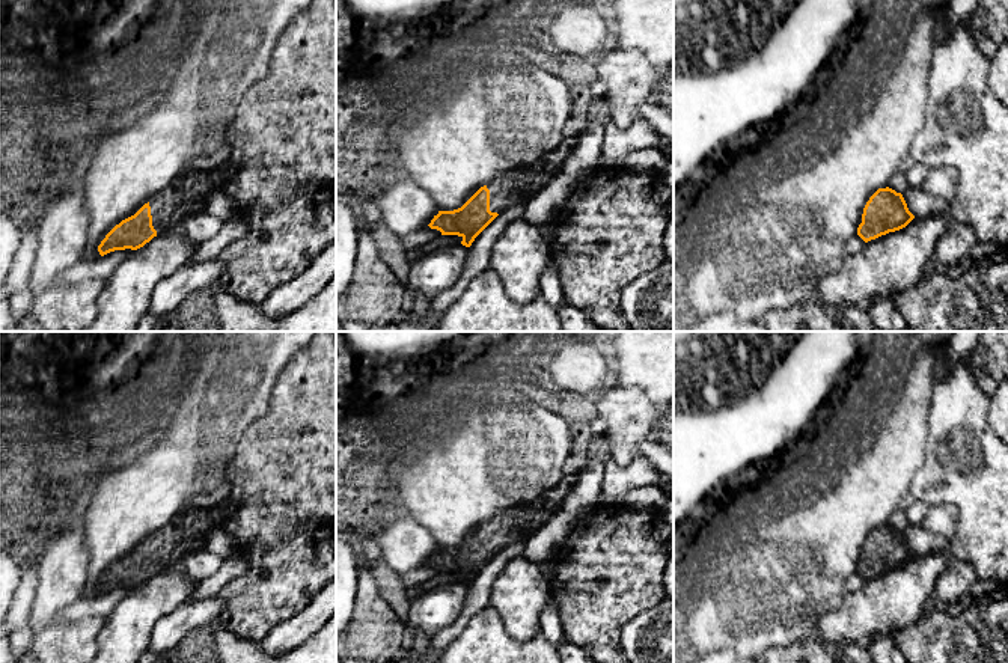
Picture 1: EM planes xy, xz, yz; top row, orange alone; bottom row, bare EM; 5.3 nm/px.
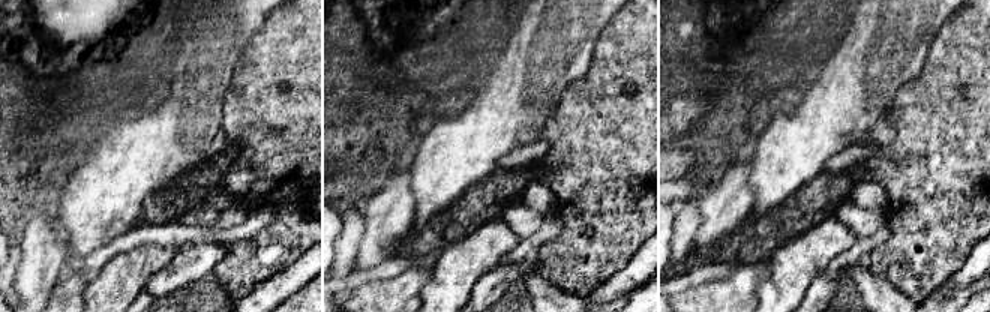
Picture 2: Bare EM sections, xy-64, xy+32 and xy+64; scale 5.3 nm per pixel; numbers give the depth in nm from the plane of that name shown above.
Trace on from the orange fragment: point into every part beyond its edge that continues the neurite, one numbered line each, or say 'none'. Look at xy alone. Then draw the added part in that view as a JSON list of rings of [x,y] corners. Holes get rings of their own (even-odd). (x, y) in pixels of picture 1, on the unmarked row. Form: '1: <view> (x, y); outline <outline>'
1: xy (186, 532); outline [[[226,505],[193,508],[176,514],[149,538],[152,564],[157,573],[182,570],[187,555],[205,550],[205,539],[214,529],[221,529],[231,509]]]

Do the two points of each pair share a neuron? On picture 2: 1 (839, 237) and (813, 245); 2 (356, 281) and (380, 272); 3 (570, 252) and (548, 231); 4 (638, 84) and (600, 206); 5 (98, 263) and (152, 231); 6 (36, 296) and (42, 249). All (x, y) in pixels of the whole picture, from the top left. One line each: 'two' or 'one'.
1: one
2: one
3: two
4: one
5: one
6: one

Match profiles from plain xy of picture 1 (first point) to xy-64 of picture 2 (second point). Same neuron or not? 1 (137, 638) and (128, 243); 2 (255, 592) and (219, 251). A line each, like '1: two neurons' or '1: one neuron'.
1: two neurons
2: two neurons

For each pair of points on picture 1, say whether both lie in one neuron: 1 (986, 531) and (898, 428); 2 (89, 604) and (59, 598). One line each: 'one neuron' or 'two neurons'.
1: two neurons
2: two neurons

